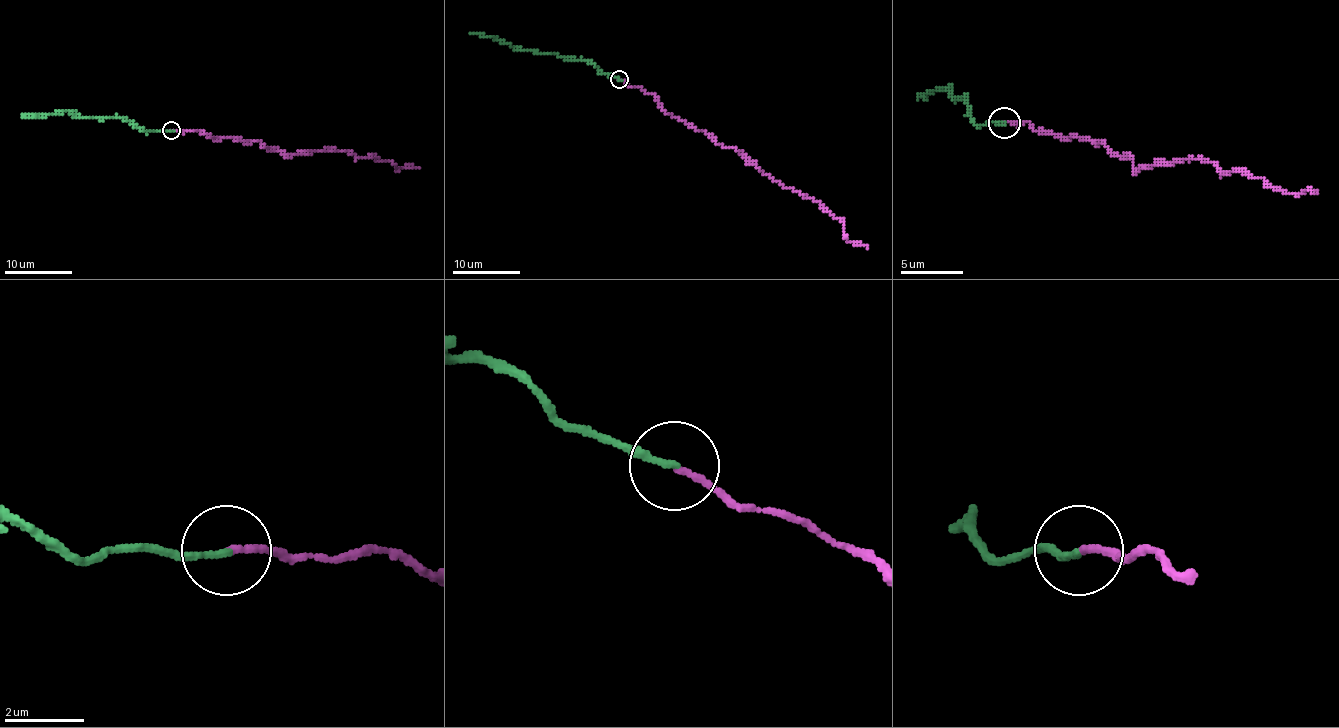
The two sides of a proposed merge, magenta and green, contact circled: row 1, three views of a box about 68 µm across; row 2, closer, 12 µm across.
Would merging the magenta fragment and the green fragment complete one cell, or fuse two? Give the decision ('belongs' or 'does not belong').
does not belong

